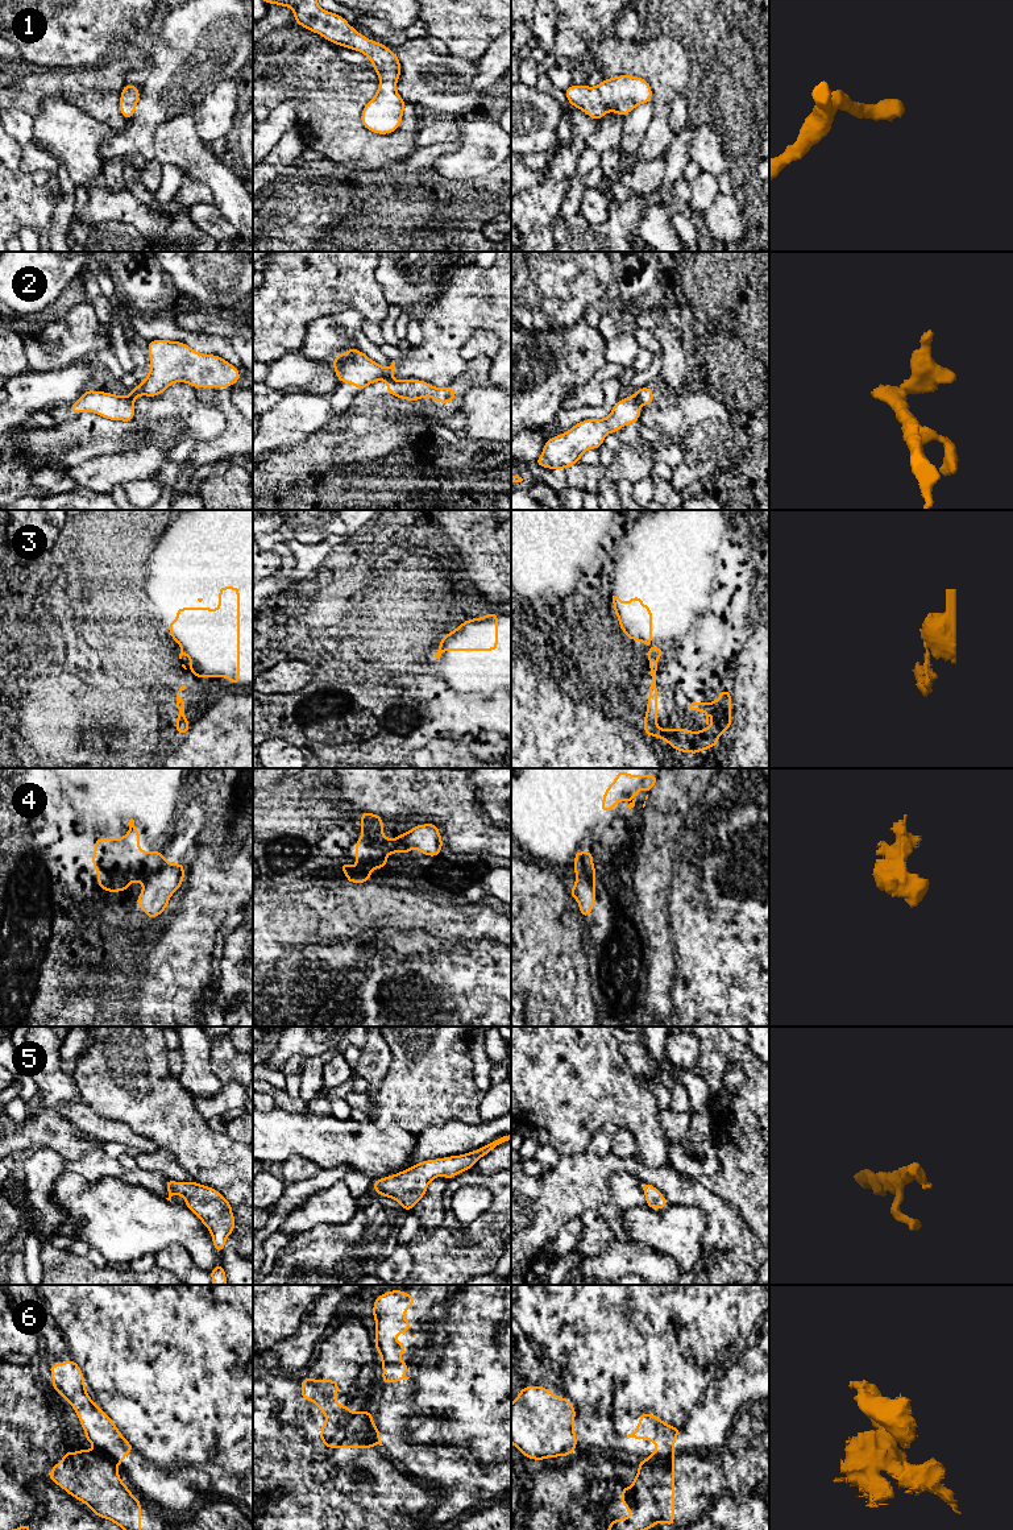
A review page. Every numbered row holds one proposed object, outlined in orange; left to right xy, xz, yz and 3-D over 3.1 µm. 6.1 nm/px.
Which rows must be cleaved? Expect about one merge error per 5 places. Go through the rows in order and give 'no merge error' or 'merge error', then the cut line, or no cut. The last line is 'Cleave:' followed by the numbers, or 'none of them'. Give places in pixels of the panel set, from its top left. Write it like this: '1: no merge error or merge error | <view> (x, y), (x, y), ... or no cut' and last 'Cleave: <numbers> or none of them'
1: no merge error | no cut
2: merge error | xz (391, 374), (385, 380)
3: no merge error | no cut
4: merge error | xy (165, 861), (144, 883)
5: no merge error | no cut
6: merge error | yz (673, 1455), (665, 1459), (647, 1459)
Cleave: 2, 4, 6

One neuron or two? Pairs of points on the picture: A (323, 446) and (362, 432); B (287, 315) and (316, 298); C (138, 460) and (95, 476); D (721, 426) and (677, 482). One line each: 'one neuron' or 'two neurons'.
A: one neuron
B: one neuron
C: one neuron
D: one neuron

